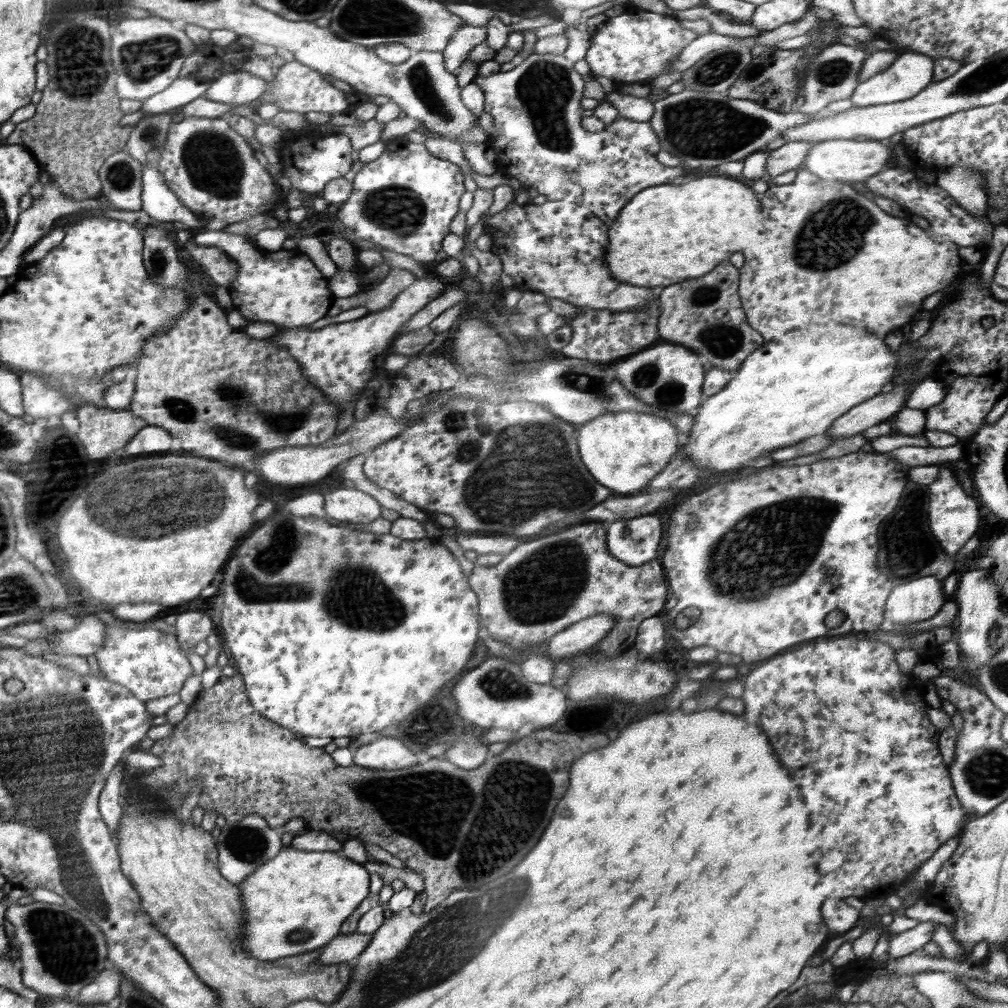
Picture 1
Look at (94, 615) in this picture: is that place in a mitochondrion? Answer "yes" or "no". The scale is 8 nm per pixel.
no

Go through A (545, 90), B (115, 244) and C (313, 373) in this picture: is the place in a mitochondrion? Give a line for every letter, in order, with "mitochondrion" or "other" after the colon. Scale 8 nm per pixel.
A: mitochondrion
B: other
C: other

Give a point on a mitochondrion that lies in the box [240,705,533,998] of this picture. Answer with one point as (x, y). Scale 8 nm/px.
(302, 934)

